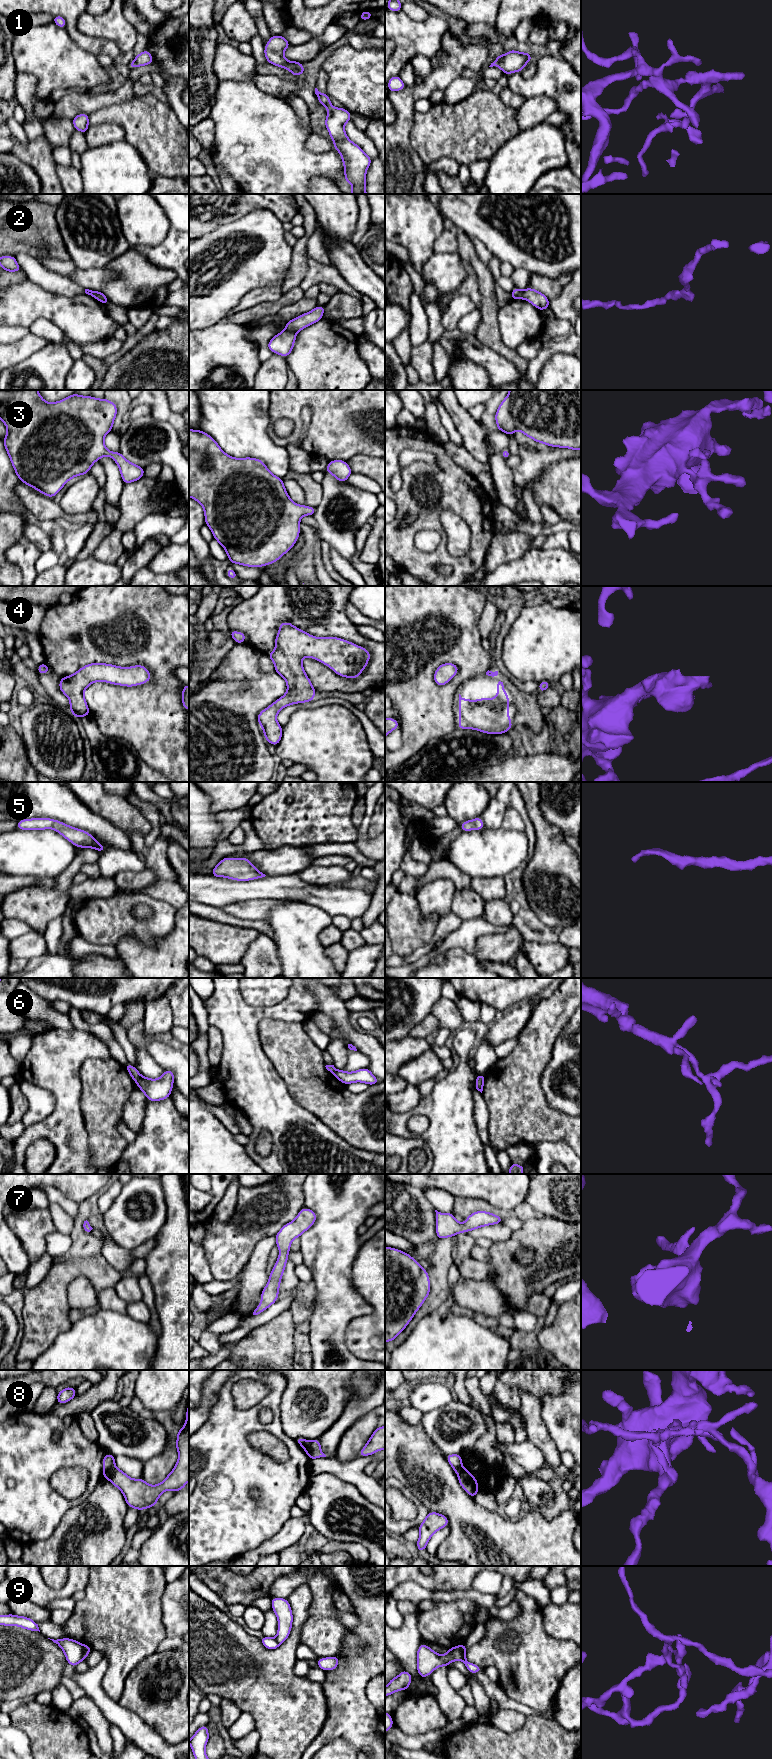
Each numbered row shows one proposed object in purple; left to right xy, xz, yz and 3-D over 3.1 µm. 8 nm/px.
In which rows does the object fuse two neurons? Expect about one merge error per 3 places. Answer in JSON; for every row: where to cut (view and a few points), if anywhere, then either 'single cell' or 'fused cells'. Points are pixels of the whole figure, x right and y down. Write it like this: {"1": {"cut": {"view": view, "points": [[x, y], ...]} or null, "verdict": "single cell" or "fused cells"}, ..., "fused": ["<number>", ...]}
{"1": {"cut": null, "verdict": "single cell"}, "2": {"cut": {"view": "xz", "points": [[285, 329], [295, 333]]}, "verdict": "fused cells"}, "3": {"cut": null, "verdict": "single cell"}, "4": {"cut": null, "verdict": "single cell"}, "5": {"cut": null, "verdict": "single cell"}, "6": {"cut": {"view": "xy", "points": [[140, 1075], [136, 1082]]}, "verdict": "fused cells"}, "7": {"cut": null, "verdict": "single cell"}, "8": {"cut": {"view": "xy", "points": [[115, 1467], [104, 1477]]}, "verdict": "fused cells"}, "9": {"cut": {"view": "xy", "points": [[84, 1645], [83, 1660]]}, "verdict": "fused cells"}, "fused": ["2", "6", "8", "9"]}

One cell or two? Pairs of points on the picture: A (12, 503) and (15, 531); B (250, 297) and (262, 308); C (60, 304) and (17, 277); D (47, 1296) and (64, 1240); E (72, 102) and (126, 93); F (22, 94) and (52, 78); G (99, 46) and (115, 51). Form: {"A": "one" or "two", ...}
{"A": "two", "B": "two", "C": "two", "D": "two", "E": "one", "F": "two", "G": "one"}

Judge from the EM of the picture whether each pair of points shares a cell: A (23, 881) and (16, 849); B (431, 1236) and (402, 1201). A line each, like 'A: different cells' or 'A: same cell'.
A: different cells
B: same cell

